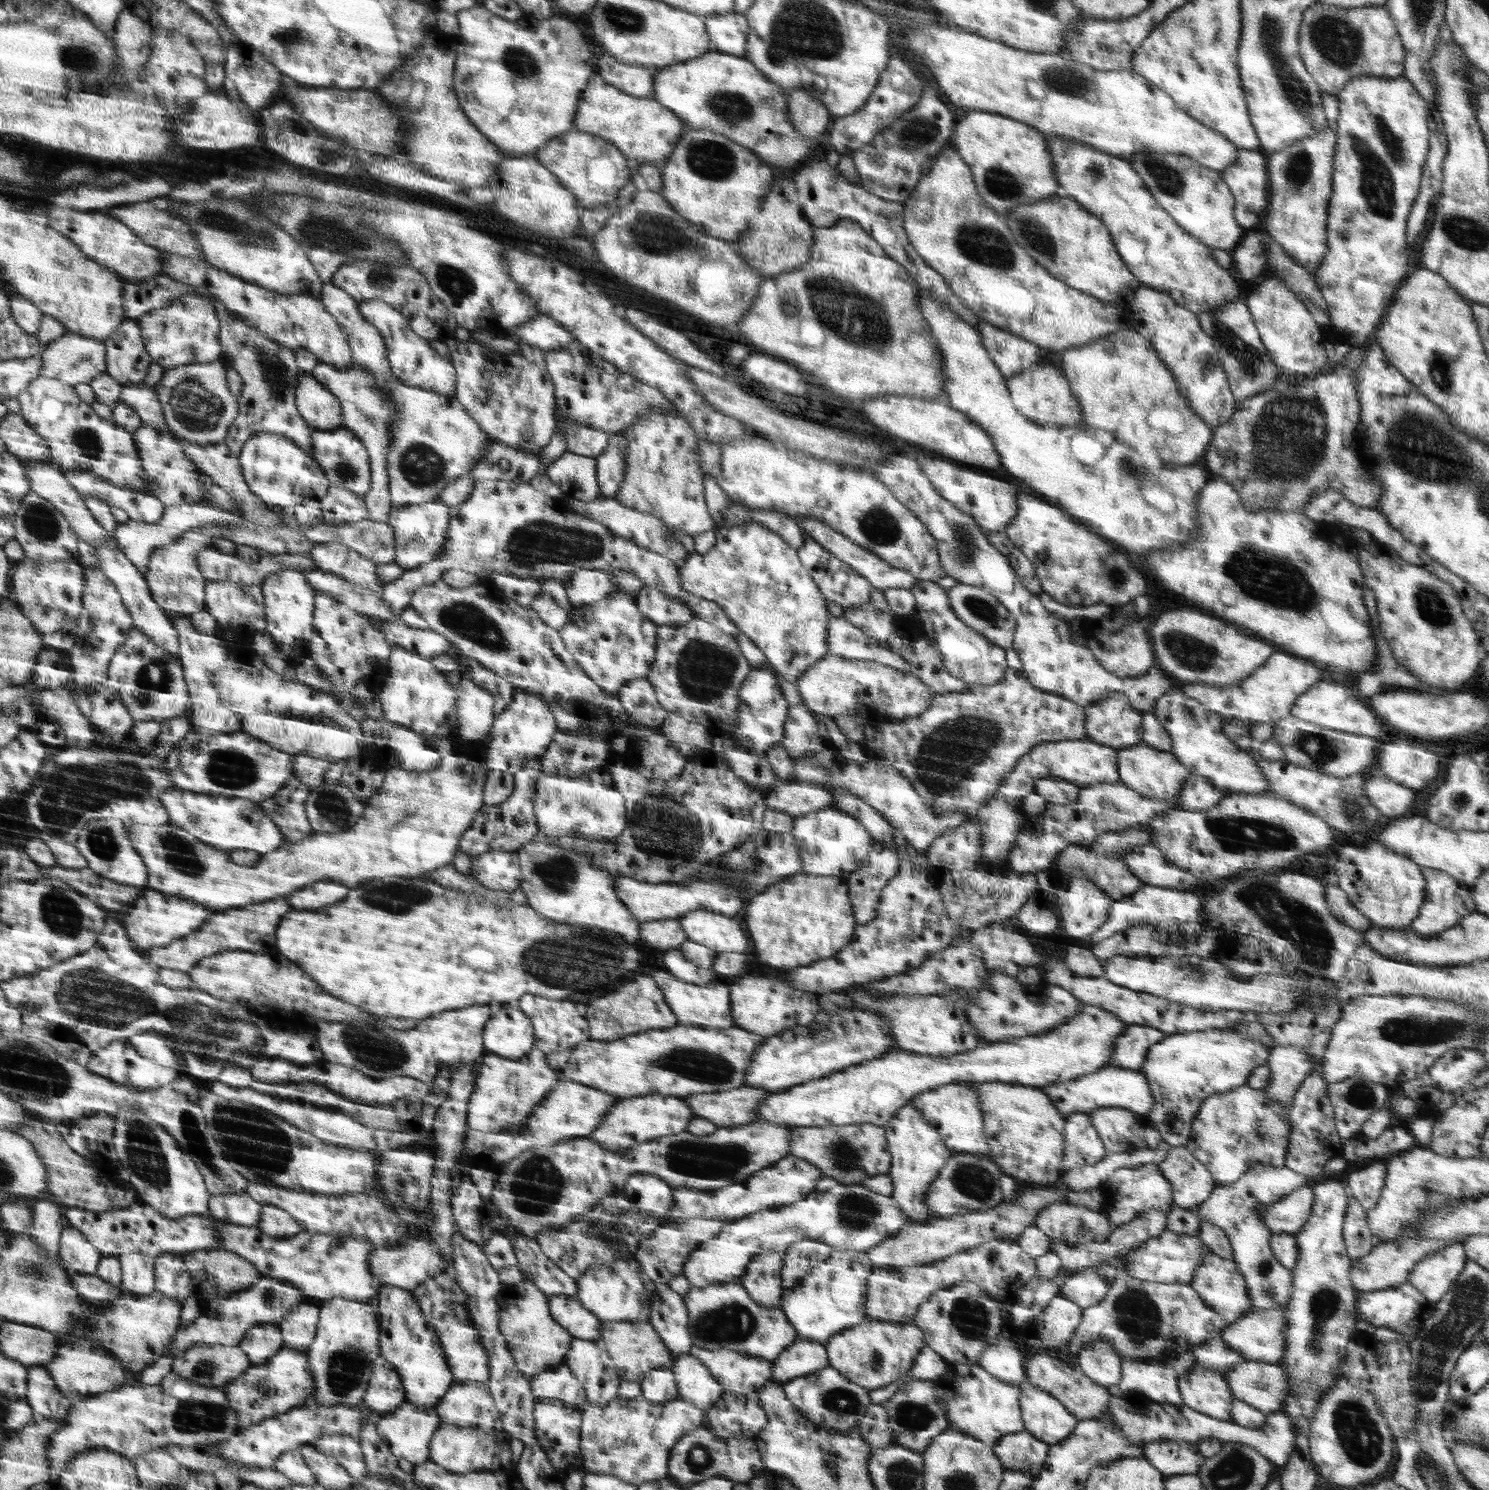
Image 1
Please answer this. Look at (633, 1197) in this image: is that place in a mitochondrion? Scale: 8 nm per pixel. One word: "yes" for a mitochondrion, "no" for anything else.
no

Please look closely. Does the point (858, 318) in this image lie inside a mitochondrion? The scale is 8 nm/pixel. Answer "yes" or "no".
yes

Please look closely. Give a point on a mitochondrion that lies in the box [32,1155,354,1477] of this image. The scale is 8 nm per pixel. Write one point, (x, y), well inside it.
(188, 1416)

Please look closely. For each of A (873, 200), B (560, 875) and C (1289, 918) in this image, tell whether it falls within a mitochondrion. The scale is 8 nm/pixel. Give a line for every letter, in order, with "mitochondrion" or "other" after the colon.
A: other
B: mitochondrion
C: mitochondrion

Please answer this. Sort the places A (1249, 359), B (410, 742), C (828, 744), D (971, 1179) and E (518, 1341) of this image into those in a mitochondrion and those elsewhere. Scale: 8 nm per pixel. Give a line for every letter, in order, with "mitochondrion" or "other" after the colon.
A: mitochondrion
B: other
C: other
D: mitochondrion
E: mitochondrion

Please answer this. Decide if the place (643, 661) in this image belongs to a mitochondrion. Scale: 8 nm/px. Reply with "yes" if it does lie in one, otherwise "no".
no

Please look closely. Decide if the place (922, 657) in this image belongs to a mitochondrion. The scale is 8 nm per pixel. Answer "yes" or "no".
no

